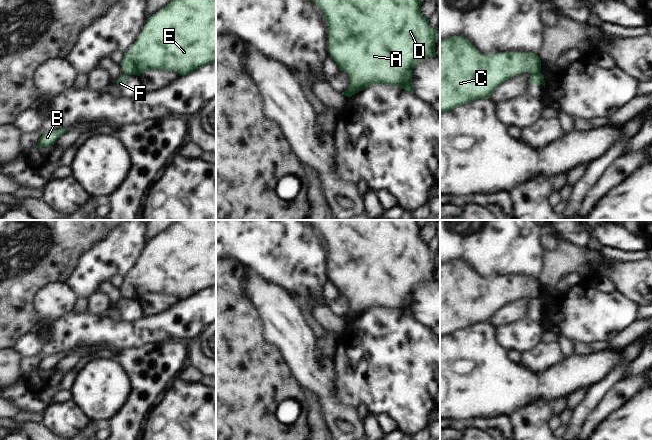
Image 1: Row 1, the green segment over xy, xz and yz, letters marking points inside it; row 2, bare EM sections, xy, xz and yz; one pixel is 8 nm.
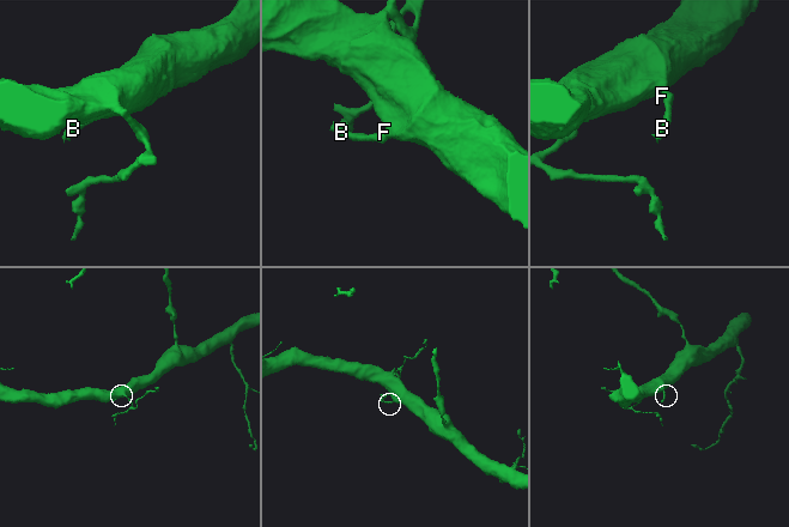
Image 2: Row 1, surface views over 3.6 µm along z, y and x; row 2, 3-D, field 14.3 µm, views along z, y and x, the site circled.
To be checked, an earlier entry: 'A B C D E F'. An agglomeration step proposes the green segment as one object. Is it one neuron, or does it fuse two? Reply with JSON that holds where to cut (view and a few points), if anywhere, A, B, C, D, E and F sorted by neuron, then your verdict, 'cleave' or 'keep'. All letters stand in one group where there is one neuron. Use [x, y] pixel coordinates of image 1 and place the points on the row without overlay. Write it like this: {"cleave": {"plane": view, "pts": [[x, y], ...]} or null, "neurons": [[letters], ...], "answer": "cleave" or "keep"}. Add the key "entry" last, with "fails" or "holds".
{"cleave": {"plane": "yz", "pts": [[539, 296], [531, 298]]}, "neurons": [["A", "C", "D", "E"], ["B", "F"]], "answer": "cleave", "entry": "fails"}

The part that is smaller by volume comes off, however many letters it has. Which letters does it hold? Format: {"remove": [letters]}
{"remove": ["B", "F"]}

